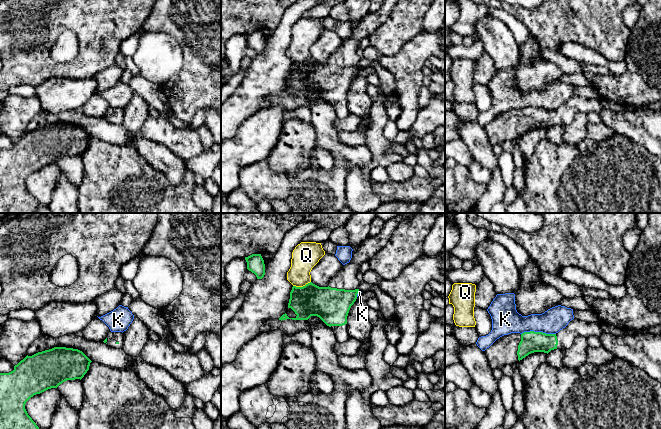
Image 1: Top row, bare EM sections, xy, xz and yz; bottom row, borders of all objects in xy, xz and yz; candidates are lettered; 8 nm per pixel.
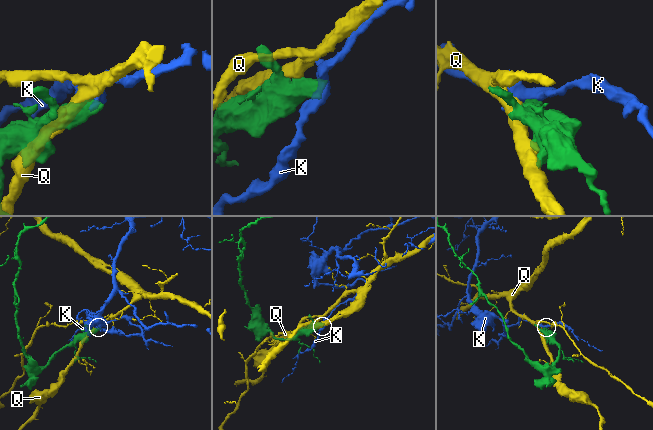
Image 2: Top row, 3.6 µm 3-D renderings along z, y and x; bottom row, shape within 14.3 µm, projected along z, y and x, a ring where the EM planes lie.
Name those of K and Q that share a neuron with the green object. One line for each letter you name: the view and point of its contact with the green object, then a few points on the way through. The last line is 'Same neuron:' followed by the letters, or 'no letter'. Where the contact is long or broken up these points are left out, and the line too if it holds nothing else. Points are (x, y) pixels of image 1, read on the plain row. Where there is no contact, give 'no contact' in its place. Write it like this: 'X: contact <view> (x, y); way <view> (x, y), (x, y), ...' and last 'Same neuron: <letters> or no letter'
Same neuron: no letter

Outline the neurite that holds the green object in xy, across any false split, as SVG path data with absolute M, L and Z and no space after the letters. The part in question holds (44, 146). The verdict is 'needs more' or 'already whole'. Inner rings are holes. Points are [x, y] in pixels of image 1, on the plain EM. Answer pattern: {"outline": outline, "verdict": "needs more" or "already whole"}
{"outline": "M54 123L27 131L13 147L0 149L0 213L34 213L39 203L28 191L26 178L67 156L81 156L91 138L78 125Z", "verdict": "already whole"}

